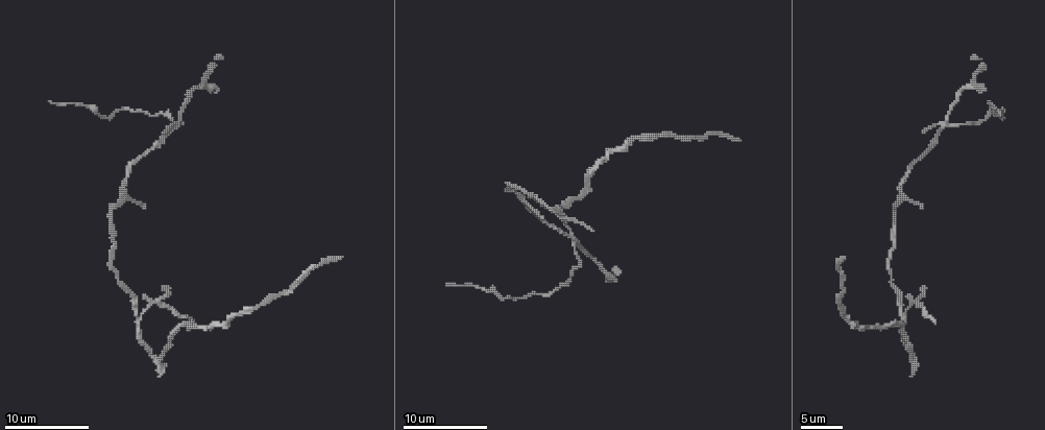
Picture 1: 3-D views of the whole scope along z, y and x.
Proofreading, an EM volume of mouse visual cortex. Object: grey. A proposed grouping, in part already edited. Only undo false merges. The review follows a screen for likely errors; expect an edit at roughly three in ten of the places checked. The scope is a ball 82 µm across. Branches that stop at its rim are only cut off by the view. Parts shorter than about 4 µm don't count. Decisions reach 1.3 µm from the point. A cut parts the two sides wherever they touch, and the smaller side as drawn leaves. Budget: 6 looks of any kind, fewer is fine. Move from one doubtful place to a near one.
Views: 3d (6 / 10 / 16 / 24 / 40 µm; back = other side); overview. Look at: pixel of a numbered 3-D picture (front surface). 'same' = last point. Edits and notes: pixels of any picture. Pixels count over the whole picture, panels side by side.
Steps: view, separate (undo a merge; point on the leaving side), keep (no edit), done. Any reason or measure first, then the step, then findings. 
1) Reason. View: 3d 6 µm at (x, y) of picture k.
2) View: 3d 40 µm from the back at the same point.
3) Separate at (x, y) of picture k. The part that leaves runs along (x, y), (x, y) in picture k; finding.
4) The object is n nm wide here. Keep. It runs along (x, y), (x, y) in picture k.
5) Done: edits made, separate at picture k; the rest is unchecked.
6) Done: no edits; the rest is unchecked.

A narrow waist. View: 3d 16 µm at (583, 191) of picture 1.

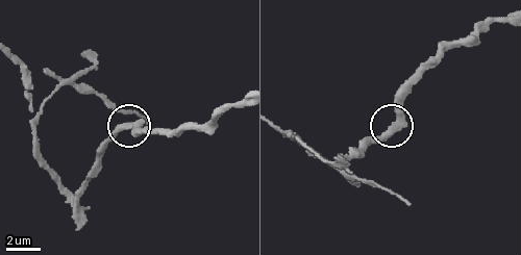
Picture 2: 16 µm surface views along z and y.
The object is 320 nm wide here. Keep. One cell here.

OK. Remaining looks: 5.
Branch point. View: 3d 10 µm at (139, 320) of picture 1.

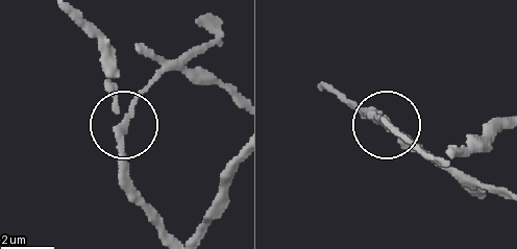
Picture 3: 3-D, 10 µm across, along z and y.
3 arms meet here. Separate at (139, 97) of picture 3. The part that leaves runs along (124, 126), (130, 108), (177, 68), (238, 93) in picture 3; a second cell is stuck on.

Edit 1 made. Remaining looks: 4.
View: 3d 10 µm at (578, 242) of picture 1.

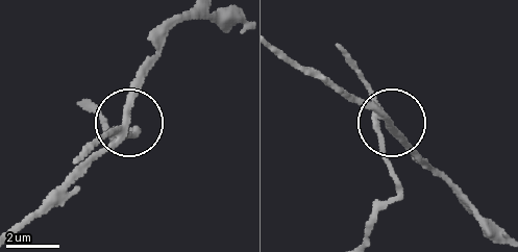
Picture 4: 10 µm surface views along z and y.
Separate at (383, 151) of picture 4. The part that leaves runs along (380, 116), (380, 153), (394, 186), (368, 233) in picture 4; a second cell is stuck on.

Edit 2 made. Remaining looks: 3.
Done: edits made, separate at picture 3, separate at picture 4; the rest is unchecked.

